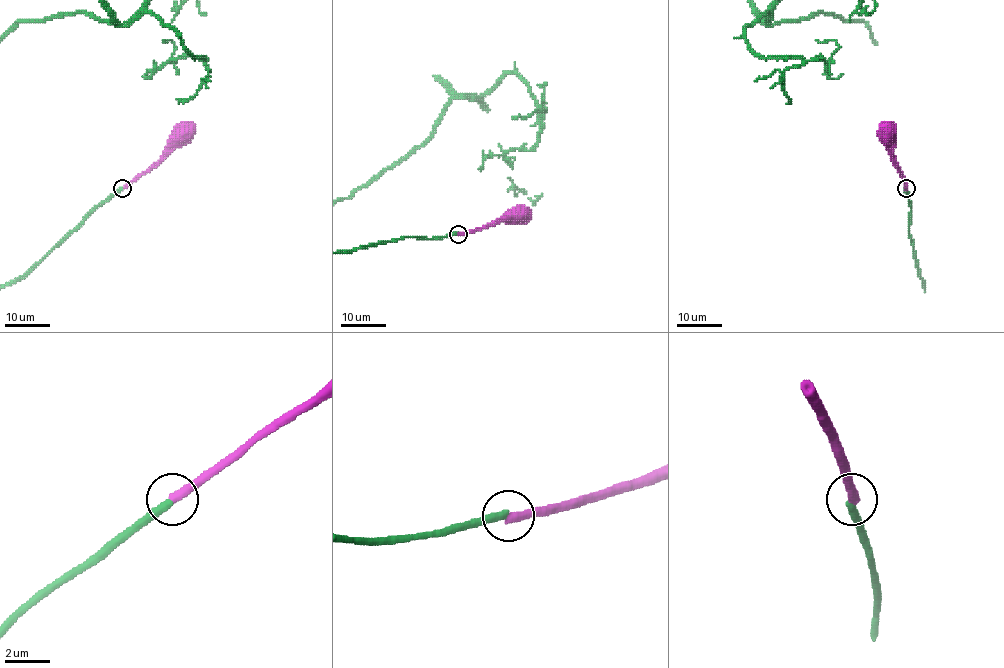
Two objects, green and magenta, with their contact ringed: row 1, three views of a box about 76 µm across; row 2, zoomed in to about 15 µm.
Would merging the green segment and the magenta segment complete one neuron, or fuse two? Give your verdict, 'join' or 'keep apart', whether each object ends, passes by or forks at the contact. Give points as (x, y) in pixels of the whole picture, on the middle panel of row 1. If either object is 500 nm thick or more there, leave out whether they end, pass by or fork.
join; green ends; magenta ends

